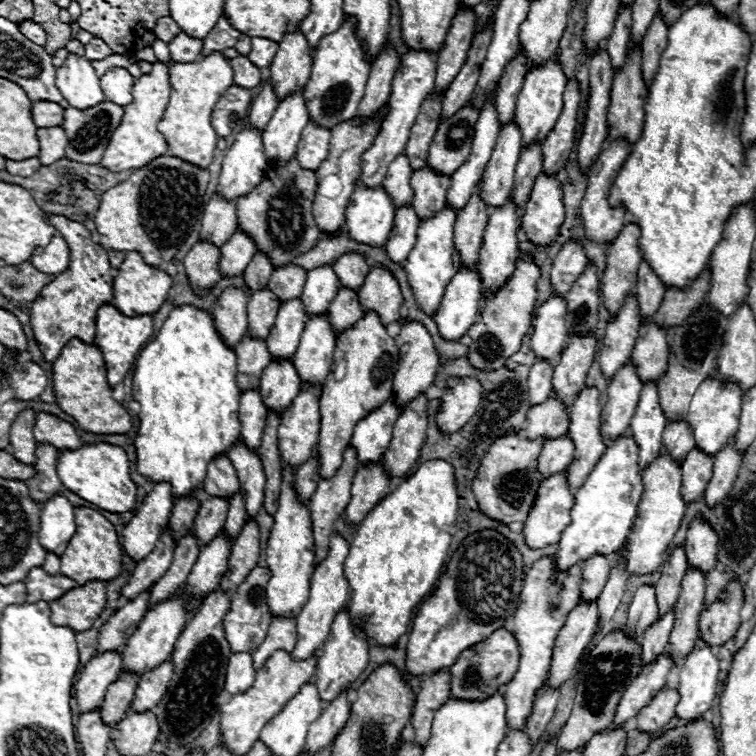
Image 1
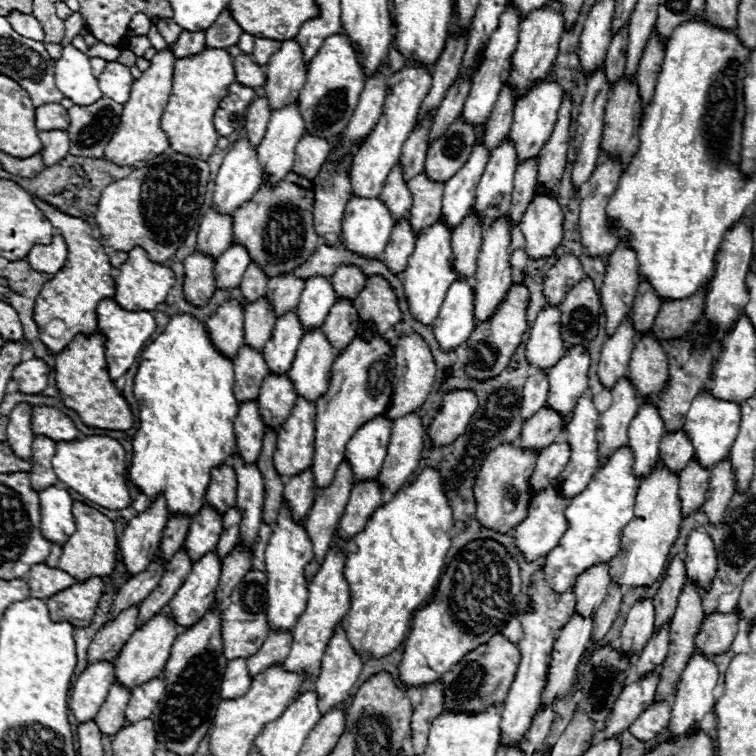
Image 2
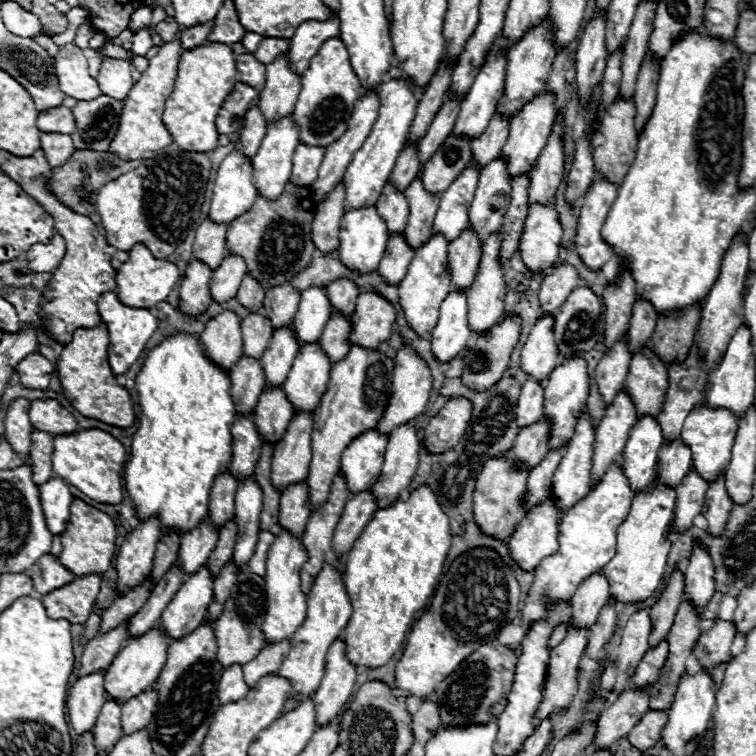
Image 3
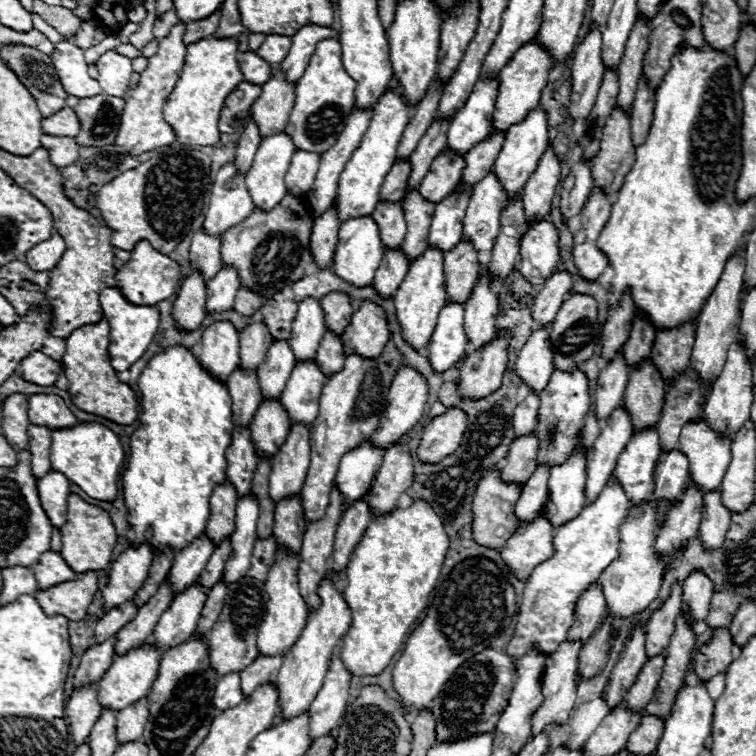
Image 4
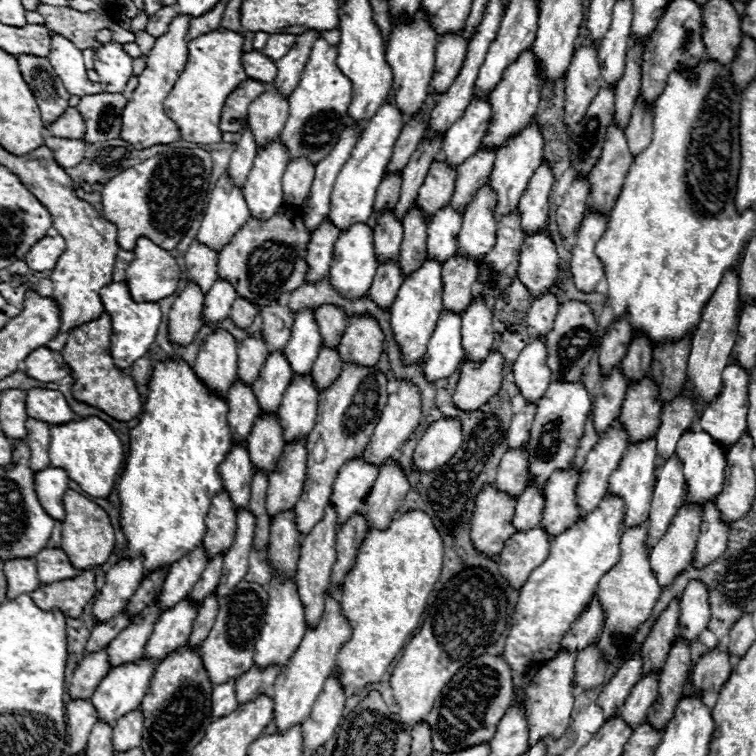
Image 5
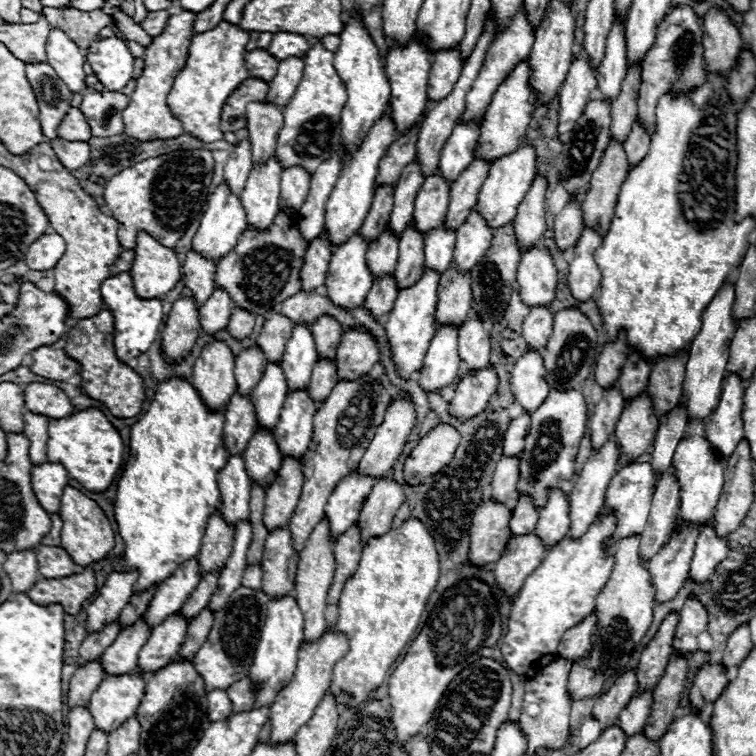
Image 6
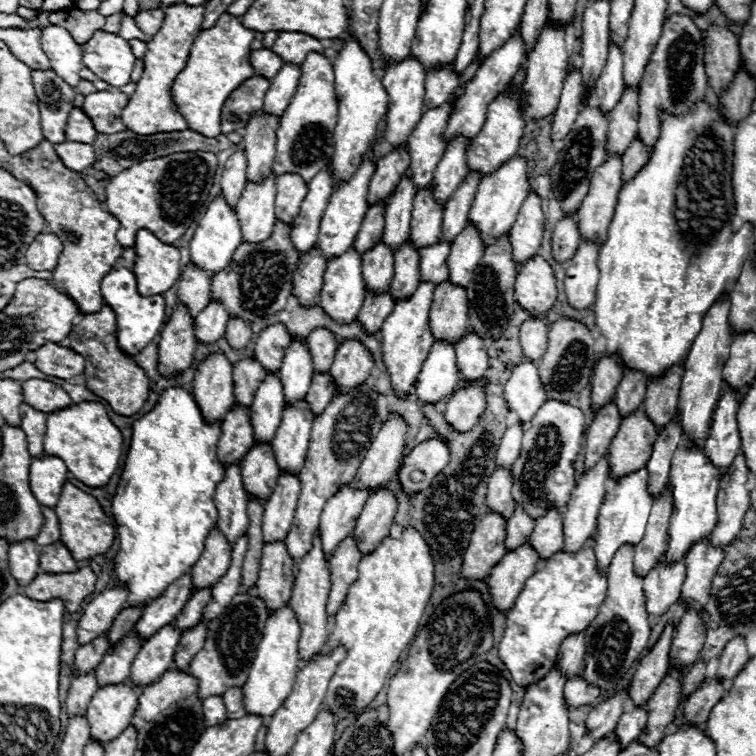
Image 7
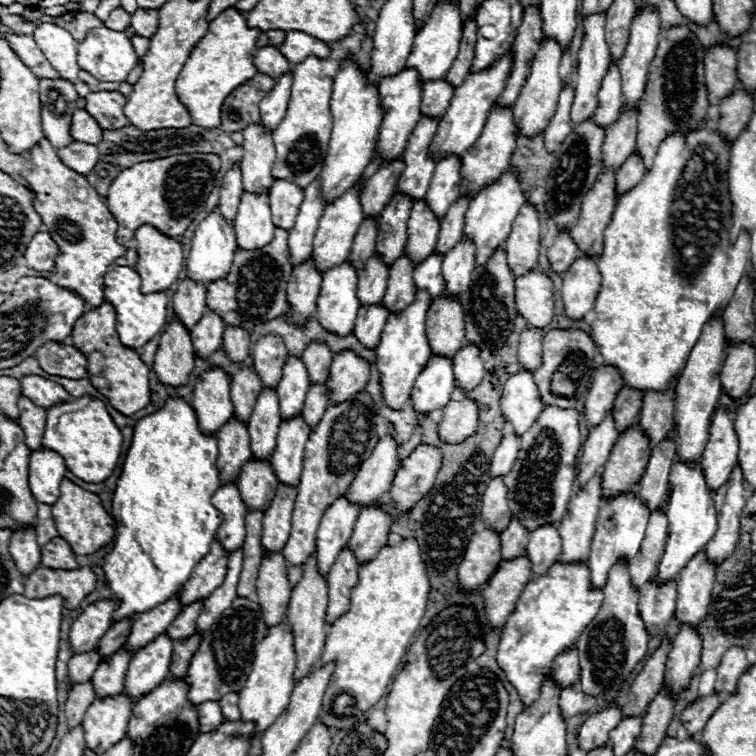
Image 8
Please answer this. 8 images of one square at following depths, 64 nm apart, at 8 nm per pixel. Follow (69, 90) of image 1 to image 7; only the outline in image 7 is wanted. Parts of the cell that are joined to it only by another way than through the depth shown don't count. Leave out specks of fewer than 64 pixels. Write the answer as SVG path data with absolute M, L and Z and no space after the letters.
M48 26L42 32L42 50L50 58L50 68L70 86L78 86L80 70L84 68L82 50L72 36L60 26Z

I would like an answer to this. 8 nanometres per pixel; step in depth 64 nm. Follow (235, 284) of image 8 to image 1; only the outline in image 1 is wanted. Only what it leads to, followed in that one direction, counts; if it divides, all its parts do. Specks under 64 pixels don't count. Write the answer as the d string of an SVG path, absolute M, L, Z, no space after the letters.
M290 158L282 166L268 166L264 180L246 196L238 198L236 214L238 228L250 234L258 246L270 254L274 268L290 264L298 254L310 250L320 238L320 228L312 216L312 202L316 194L316 172L310 172L298 164L298 158Z

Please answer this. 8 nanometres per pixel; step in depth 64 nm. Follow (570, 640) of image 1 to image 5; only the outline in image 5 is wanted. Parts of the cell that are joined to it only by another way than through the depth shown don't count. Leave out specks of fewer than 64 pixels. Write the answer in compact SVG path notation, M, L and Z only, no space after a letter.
M560 650L550 662L546 662L540 672L534 676L534 682L530 688L526 688L528 700L526 700L526 714L528 714L528 730L530 730L530 744L554 736L560 738L568 724L570 714L574 708L574 662L576 662L576 650Z

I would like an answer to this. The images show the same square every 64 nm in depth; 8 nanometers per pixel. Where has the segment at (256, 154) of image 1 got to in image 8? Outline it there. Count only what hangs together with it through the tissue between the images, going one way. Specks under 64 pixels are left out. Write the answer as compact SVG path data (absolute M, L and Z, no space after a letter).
M216 206L196 228L196 234L192 238L192 248L190 248L190 256L186 260L186 272L192 280L202 280L202 282L214 282L218 278L226 278L226 274L230 272L232 266L232 258L236 252L236 232L234 232L234 224L224 220L224 216L220 214L220 208Z

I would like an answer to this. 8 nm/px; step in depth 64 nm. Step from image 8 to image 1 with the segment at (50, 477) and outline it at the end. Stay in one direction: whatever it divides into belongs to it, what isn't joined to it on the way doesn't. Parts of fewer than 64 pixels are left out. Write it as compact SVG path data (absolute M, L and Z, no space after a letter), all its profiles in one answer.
M54 496L48 504L42 506L40 519L38 534L42 538L42 546L46 546L46 552L62 556L76 532L74 506L70 506L64 496Z

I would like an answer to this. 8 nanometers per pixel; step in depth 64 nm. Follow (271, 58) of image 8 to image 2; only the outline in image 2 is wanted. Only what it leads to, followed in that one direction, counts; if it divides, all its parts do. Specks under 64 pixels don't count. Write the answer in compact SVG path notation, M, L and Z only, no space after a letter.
M242 54L242 56L234 58L234 70L238 72L236 80L238 80L242 86L258 88L258 86L264 86L264 82L266 82L264 68L258 66L248 54Z

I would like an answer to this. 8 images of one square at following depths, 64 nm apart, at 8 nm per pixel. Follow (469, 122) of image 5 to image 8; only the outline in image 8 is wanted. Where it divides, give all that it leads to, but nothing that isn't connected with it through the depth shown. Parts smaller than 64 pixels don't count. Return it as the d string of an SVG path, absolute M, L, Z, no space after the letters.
M450 156L436 164L436 170L426 194L426 202L432 208L432 212L438 214L440 220L444 218L450 204L458 200L460 182L462 182L460 166L462 166L460 156Z

